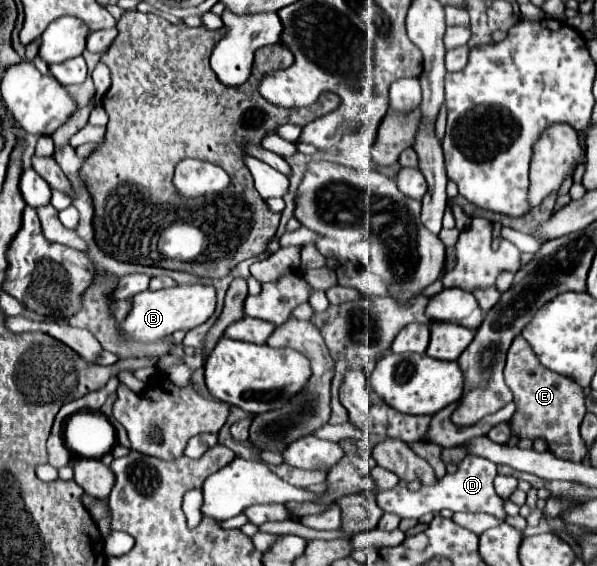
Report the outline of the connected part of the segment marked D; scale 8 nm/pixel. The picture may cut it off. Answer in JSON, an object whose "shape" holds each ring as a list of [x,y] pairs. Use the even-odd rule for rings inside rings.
{"shape":[[[467,455],[459,463],[455,473],[447,473],[435,485],[421,487],[417,493],[411,493],[407,487],[397,485],[389,491],[379,493],[377,503],[383,511],[397,513],[403,519],[407,519],[407,517],[419,519],[425,513],[439,513],[441,509],[449,509],[449,511],[467,511],[467,513],[489,513],[489,515],[505,521],[505,517],[507,517],[507,513],[503,509],[505,501],[493,489],[495,475],[497,475],[497,465],[495,463],[491,463],[489,459],[483,459],[479,455]]]}

